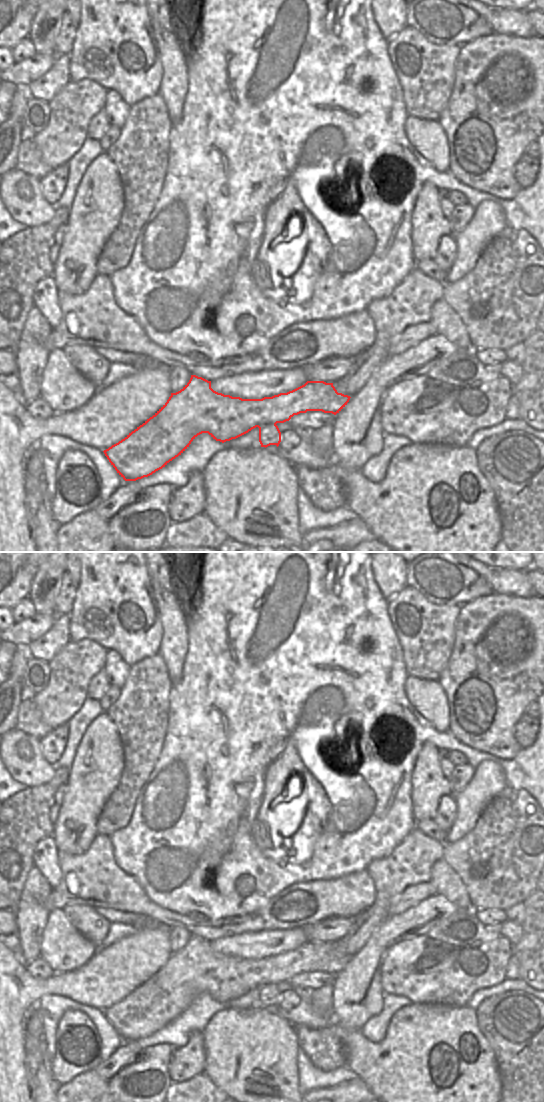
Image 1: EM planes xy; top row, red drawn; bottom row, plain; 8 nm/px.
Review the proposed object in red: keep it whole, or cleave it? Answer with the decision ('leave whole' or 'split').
split

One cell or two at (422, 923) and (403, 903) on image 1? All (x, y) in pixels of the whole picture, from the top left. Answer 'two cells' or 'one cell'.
two cells

